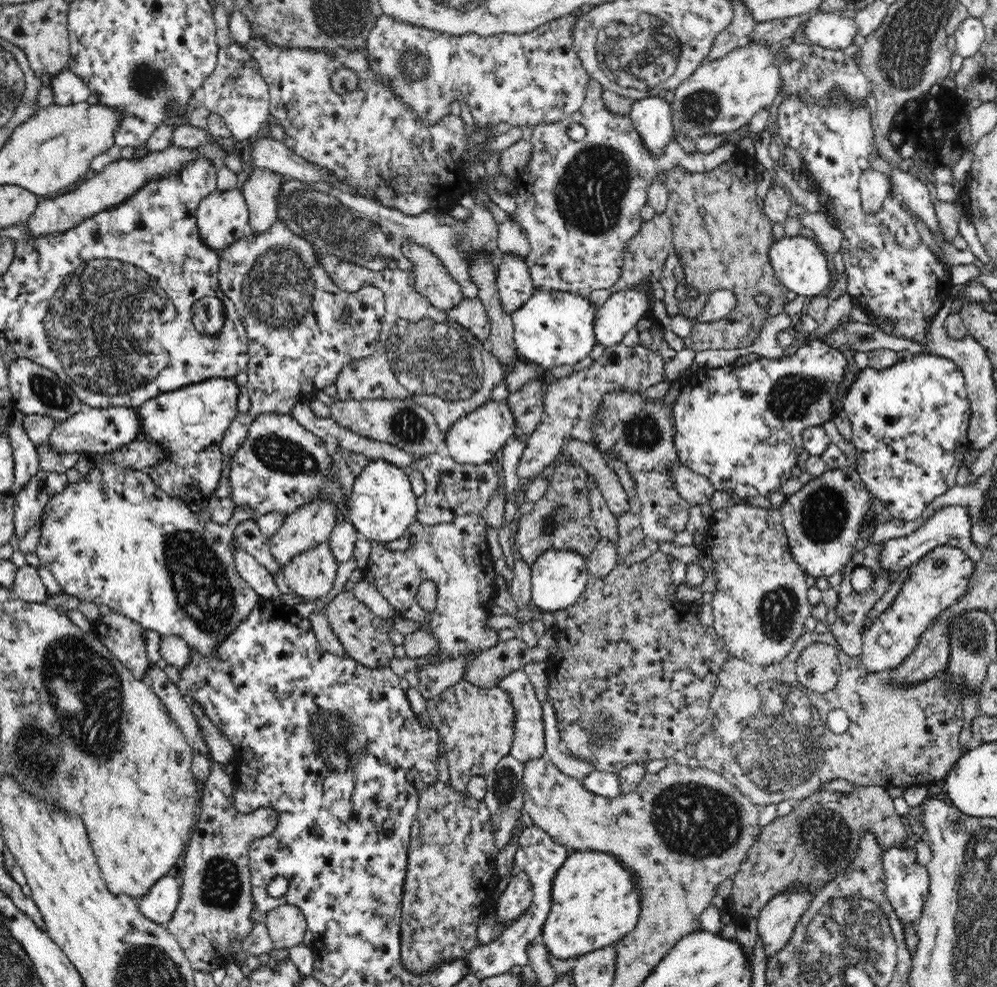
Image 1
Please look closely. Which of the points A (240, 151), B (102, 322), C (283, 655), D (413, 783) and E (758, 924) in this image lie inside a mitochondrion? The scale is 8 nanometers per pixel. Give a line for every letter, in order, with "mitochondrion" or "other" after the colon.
A: other
B: mitochondrion
C: other
D: other
E: other

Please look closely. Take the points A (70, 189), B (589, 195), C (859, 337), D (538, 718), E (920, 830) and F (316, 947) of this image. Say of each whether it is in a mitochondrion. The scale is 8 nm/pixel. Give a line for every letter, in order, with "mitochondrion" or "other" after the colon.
A: other
B: mitochondrion
C: mitochondrion
D: other
E: other
F: other

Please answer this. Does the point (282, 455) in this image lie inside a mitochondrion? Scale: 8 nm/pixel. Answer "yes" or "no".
yes

